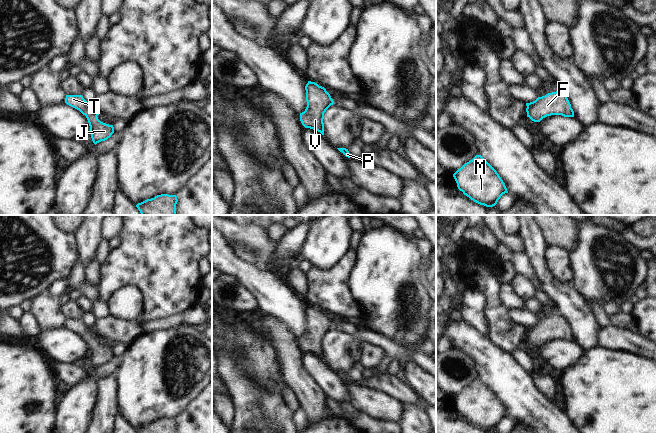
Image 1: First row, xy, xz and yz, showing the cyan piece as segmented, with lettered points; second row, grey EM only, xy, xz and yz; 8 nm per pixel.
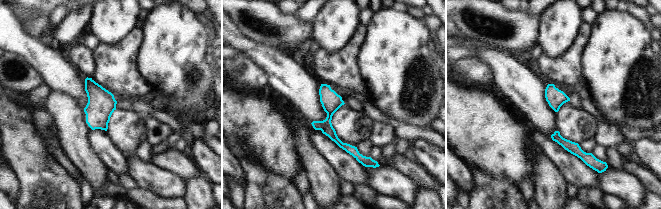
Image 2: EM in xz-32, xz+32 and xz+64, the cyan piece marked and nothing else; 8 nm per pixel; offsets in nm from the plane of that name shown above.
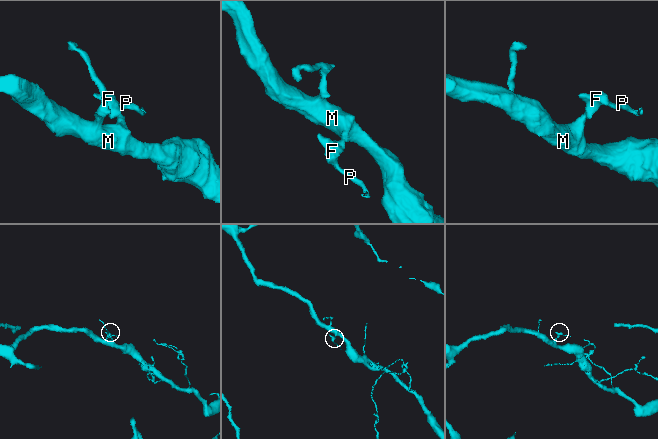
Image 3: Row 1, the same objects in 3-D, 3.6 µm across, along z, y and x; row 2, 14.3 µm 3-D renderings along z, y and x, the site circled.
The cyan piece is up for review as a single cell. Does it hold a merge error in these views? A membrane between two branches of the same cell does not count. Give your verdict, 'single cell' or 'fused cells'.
single cell

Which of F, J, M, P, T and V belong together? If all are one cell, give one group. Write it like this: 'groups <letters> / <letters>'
groups F J M P T V

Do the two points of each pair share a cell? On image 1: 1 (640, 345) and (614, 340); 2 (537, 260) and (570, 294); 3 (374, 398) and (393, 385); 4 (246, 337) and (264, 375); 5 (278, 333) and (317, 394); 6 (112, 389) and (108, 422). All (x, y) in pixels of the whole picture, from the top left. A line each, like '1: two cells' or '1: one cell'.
1: one cell
2: one cell
3: two cells
4: one cell
5: one cell
6: one cell

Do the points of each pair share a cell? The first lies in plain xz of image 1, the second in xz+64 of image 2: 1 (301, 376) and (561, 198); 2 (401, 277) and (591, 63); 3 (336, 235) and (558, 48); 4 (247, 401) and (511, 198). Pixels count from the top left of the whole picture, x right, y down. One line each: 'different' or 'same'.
1: same
2: same
3: same
4: same

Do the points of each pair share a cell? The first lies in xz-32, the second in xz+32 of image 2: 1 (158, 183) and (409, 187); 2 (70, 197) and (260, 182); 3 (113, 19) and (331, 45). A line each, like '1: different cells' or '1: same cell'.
1: same cell
2: same cell
3: same cell

